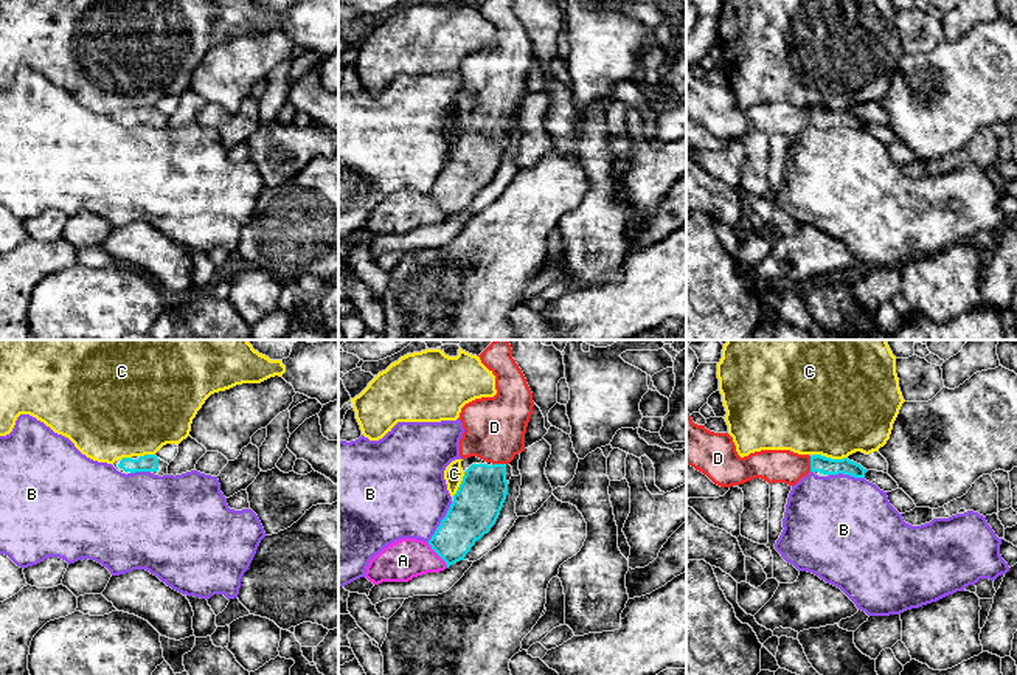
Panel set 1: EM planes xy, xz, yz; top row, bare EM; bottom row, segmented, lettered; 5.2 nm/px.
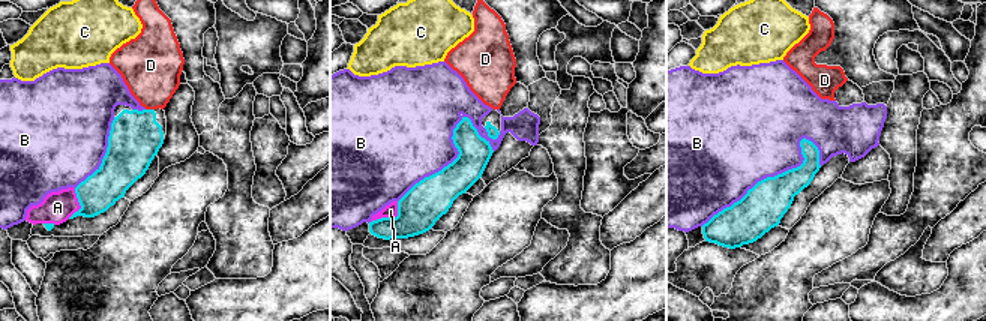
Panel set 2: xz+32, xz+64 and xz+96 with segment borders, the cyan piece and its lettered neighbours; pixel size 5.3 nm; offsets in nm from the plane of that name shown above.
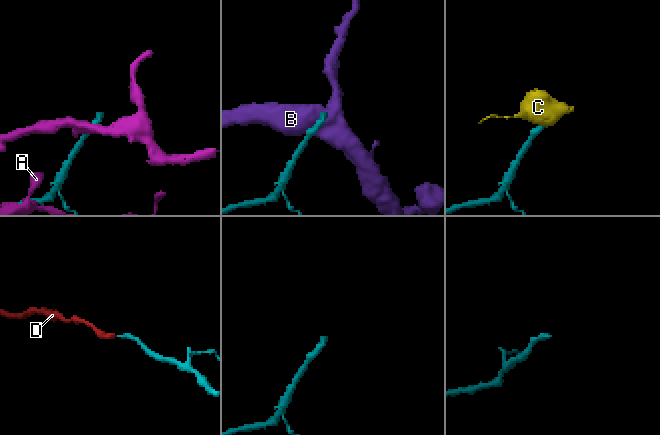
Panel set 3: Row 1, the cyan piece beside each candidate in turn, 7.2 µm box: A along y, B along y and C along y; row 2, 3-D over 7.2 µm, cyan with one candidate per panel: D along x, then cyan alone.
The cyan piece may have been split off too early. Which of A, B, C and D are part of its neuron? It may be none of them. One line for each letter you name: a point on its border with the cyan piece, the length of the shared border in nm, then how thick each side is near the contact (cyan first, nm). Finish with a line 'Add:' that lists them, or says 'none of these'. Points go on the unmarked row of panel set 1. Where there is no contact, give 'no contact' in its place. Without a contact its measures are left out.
D: contact yz (811, 117); length 80 nm; calibres 90 and 180 nm
Add: D

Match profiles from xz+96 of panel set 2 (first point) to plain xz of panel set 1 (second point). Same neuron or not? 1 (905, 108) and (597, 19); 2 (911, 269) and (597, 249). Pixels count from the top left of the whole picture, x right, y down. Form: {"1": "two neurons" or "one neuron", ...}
{"1": "two neurons", "2": "one neuron"}

